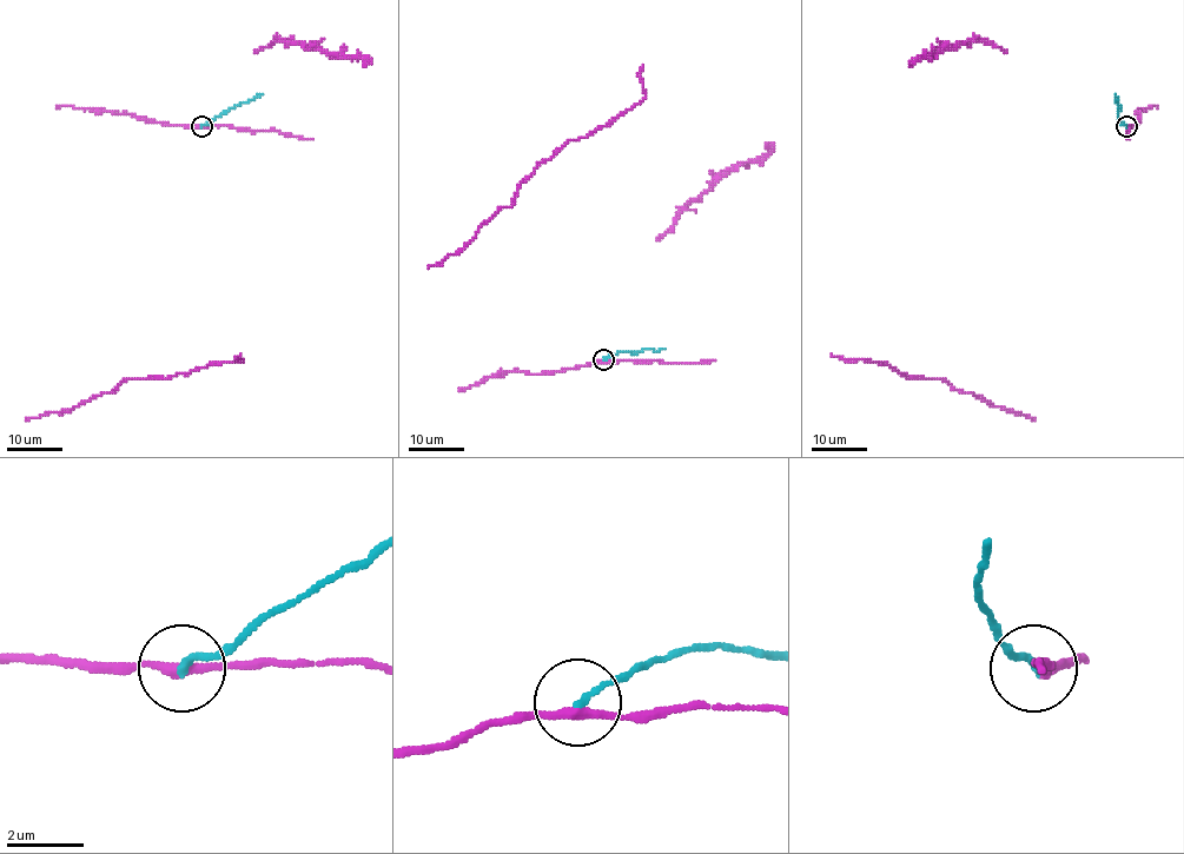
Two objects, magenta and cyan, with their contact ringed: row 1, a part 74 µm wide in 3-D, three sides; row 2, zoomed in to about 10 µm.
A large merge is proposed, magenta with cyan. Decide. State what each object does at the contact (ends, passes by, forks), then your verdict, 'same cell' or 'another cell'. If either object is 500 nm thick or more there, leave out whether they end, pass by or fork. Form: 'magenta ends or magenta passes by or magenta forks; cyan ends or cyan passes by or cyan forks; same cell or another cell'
magenta passes by; cyan ends; another cell

